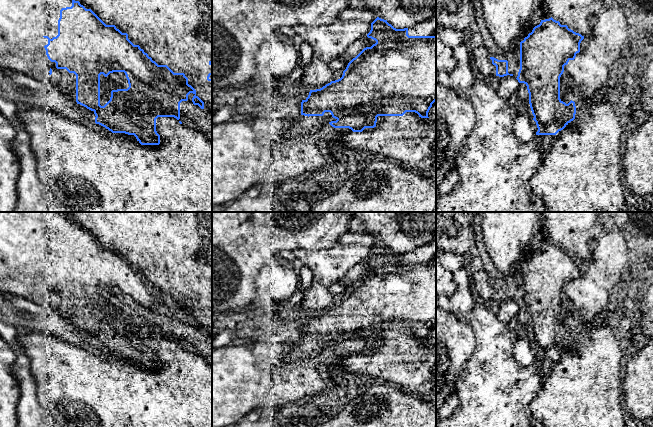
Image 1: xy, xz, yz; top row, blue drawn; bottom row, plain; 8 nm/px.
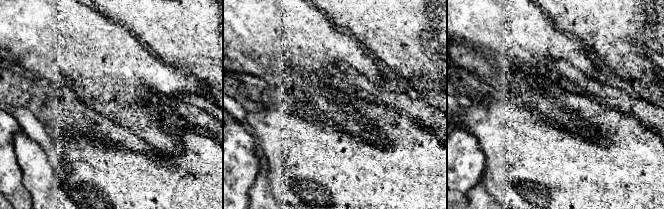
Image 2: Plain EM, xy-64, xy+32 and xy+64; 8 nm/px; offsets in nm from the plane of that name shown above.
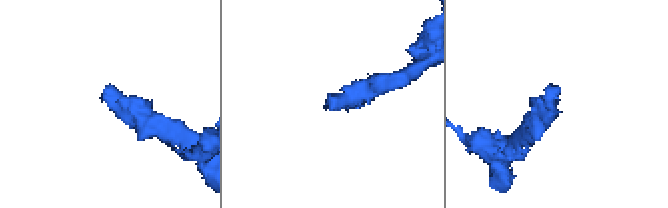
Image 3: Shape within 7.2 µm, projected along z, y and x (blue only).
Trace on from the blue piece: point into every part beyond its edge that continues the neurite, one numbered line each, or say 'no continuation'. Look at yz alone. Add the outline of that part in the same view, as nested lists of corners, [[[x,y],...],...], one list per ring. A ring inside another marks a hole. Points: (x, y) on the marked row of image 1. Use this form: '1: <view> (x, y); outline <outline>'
no continuation

